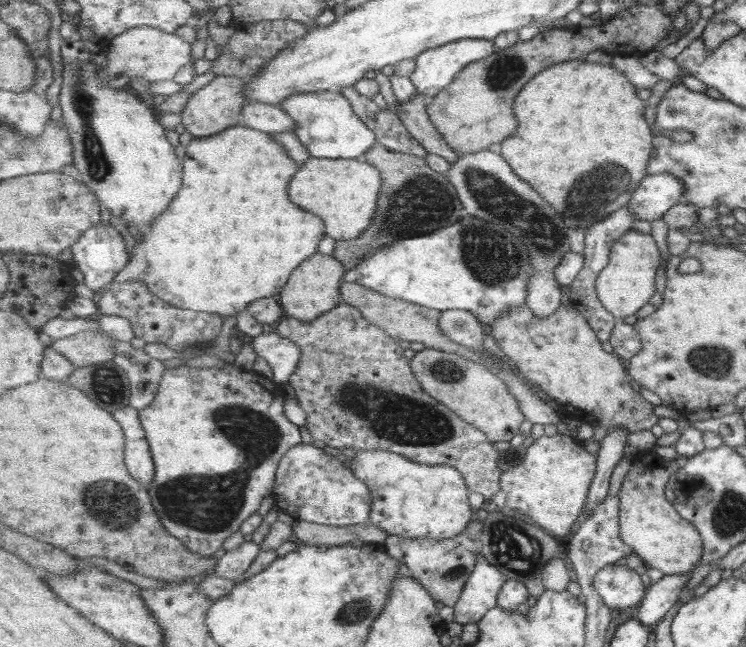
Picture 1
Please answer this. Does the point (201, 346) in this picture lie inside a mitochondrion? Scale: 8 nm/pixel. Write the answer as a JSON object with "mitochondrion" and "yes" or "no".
{"mitochondrion":"no"}

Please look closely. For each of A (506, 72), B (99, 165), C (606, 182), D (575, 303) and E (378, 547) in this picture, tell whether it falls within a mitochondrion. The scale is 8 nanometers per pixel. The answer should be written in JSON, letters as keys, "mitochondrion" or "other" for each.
{"A":"mitochondrion","B":"mitochondrion","C":"mitochondrion","D":"other","E":"other"}

